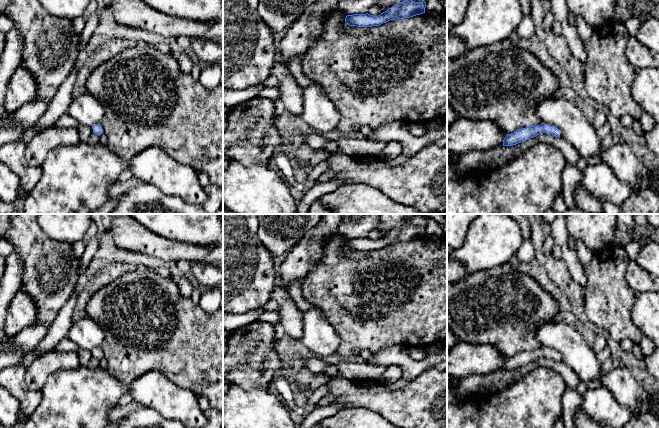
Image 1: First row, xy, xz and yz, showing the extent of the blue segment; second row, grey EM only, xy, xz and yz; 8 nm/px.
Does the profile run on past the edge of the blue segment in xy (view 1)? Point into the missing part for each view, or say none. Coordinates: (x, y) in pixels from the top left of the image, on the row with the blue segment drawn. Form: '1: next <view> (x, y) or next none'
1: next none

